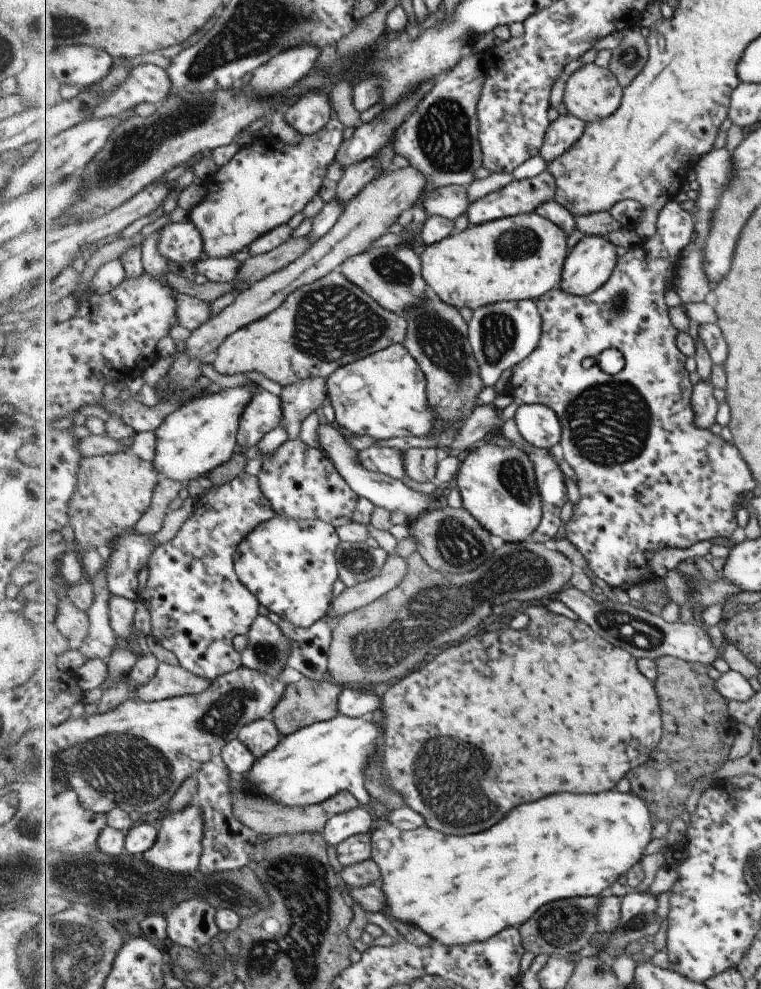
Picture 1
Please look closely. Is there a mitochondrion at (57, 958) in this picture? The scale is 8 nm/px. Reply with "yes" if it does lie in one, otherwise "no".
yes

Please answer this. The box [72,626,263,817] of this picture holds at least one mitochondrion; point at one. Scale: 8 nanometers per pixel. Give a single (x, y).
(220, 717)

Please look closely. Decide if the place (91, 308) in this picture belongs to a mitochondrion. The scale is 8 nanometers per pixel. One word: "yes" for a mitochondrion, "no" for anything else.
no

